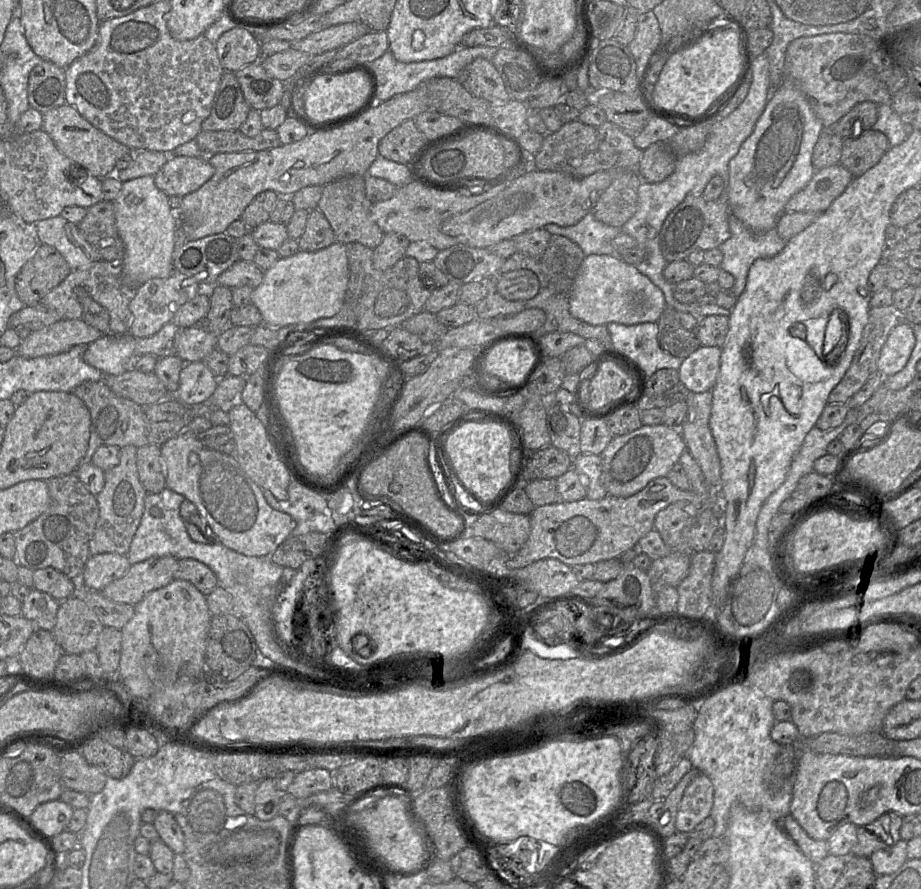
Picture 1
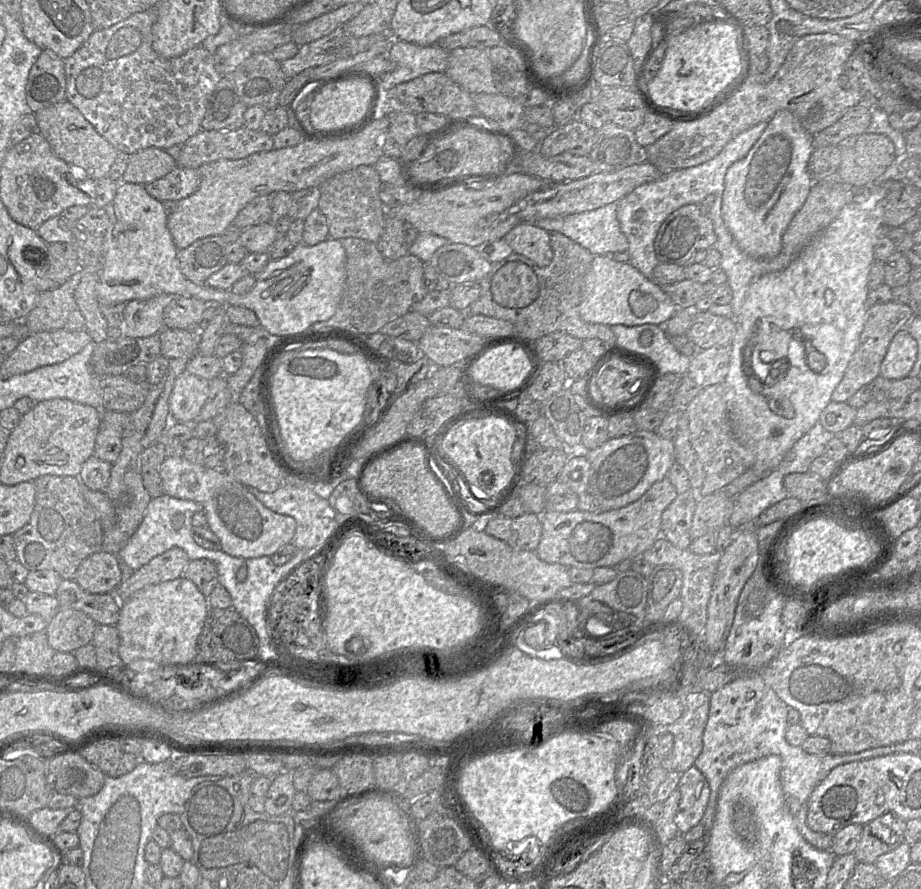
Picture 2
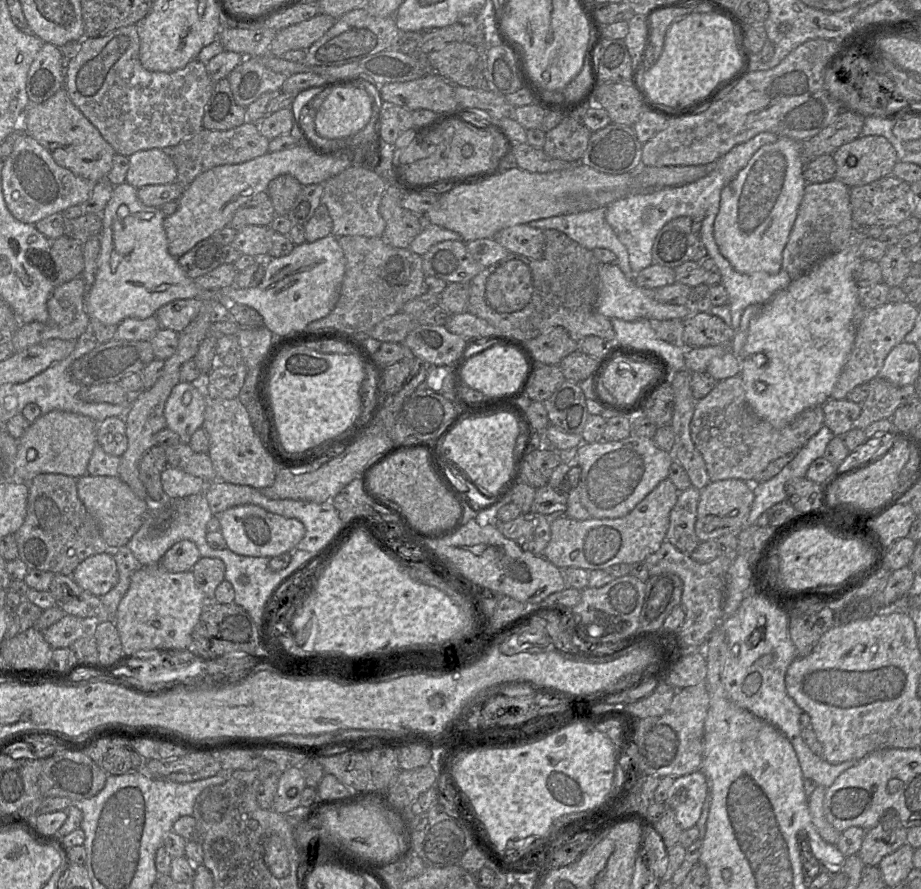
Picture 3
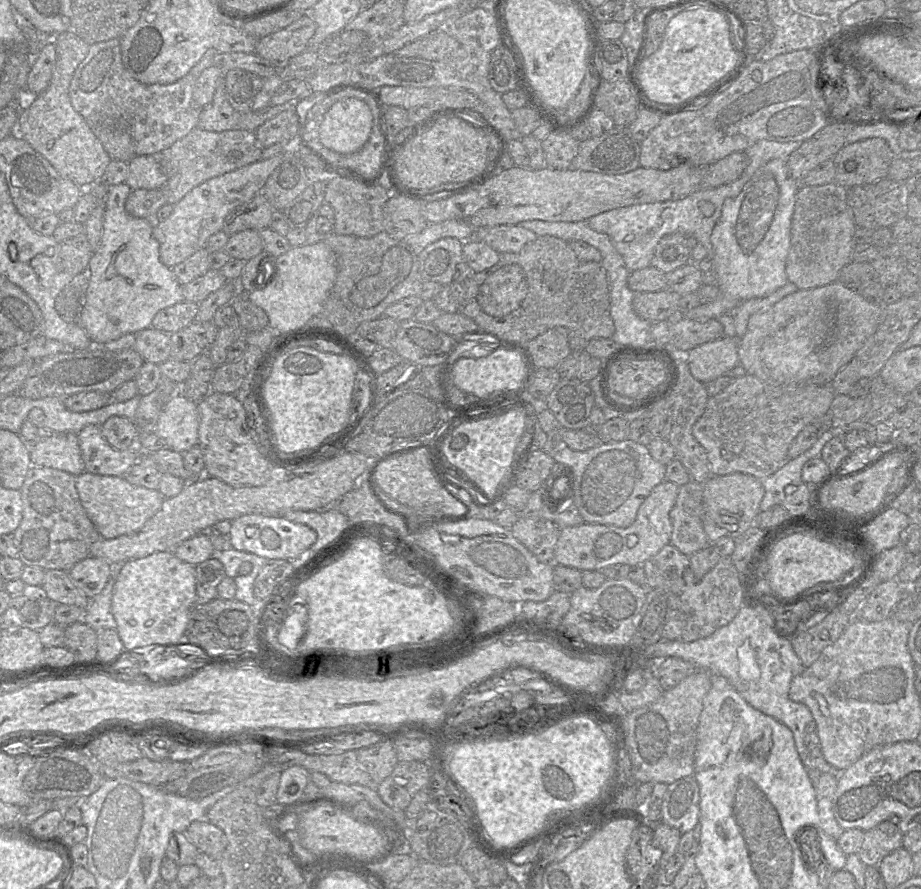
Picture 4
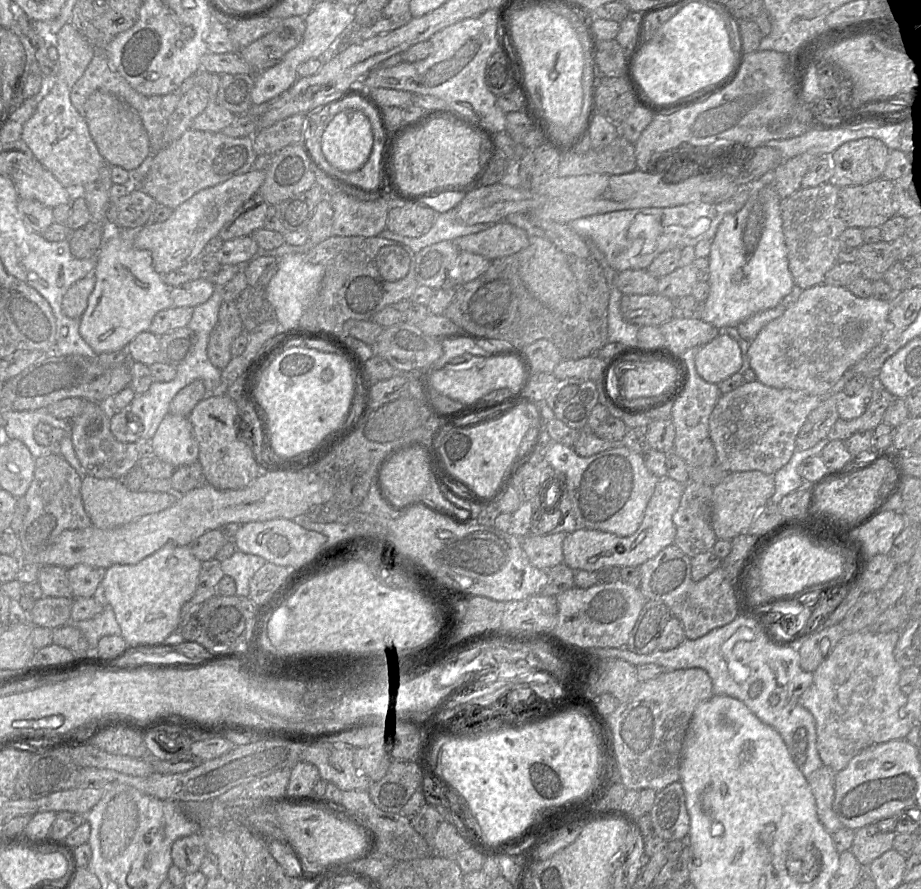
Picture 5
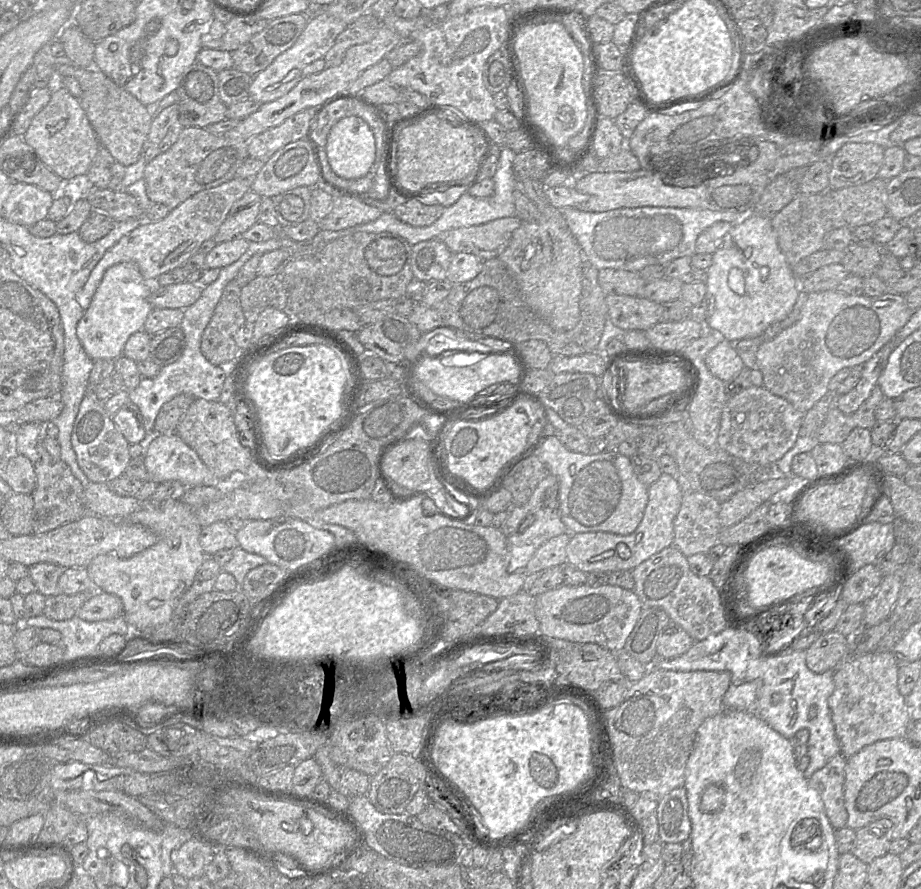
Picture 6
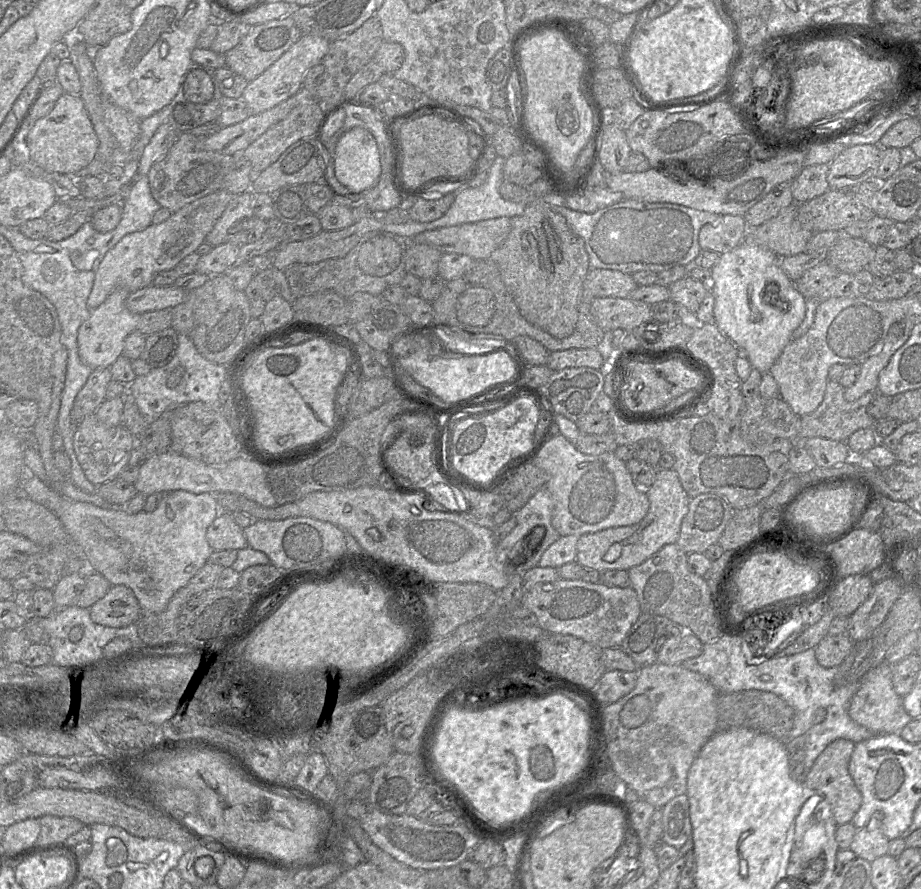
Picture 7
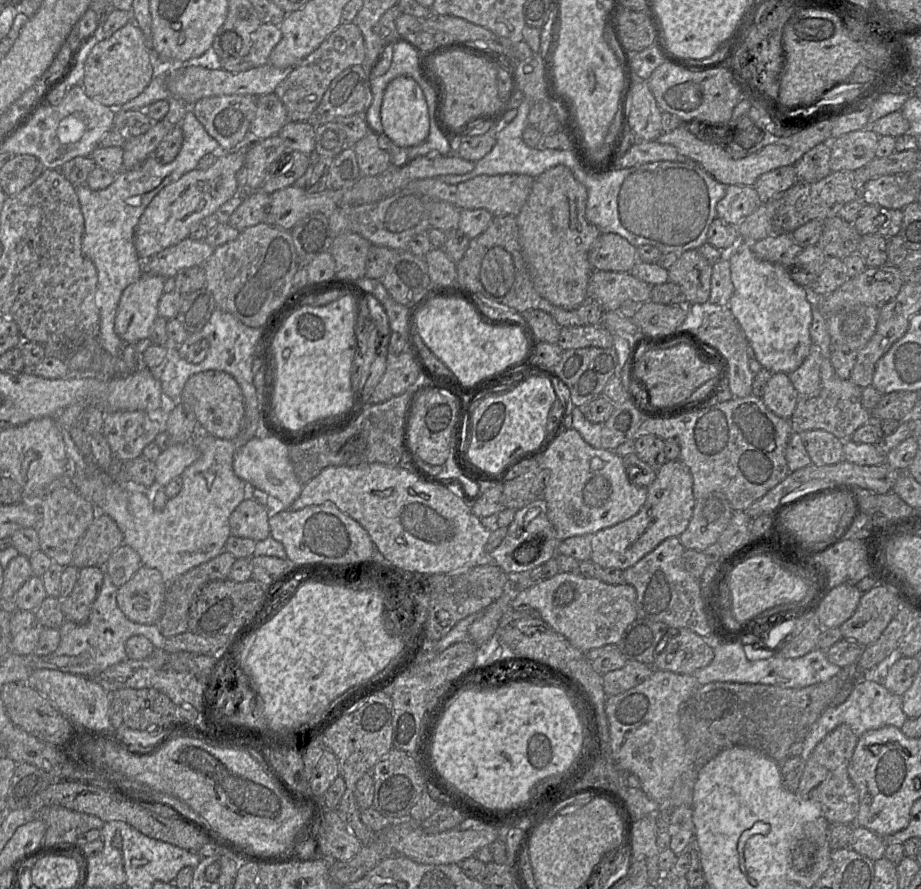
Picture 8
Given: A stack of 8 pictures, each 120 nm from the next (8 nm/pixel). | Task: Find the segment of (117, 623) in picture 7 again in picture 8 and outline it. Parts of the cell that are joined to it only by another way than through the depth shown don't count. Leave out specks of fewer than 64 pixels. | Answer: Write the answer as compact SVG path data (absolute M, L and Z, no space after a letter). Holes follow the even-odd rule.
M141 565L125 584L118 587L117 605L130 621L156 624L163 612L166 590L161 573Z

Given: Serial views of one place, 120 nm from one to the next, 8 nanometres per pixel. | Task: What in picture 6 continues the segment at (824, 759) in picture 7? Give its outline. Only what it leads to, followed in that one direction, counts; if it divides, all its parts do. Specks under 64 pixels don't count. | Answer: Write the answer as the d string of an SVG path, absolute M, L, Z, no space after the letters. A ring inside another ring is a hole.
M839 753L808 780L810 787L822 798L827 817L835 830L846 827L848 818L844 803L846 761Z

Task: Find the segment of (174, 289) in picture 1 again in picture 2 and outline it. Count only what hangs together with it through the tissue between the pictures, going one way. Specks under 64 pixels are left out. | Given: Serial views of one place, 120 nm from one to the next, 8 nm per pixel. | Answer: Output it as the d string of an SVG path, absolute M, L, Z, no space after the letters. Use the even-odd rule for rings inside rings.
M161 294L128 302L124 310L124 336L145 338L159 334L164 329L164 309L176 298L174 294Z

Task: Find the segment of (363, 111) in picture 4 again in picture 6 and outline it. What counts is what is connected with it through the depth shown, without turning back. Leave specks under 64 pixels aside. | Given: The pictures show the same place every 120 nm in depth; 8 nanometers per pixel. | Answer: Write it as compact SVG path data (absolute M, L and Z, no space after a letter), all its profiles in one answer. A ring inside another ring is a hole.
M360 117L343 118L330 130L325 153L335 175L349 180L362 178L375 162L374 134Z

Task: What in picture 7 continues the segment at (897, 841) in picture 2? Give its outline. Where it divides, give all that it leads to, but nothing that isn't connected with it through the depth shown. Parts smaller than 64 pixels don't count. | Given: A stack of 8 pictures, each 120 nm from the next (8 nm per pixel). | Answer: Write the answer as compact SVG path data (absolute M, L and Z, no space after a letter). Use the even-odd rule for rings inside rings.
M872 817L866 827L856 831L849 849L868 862L873 862L888 854L889 841L879 828L879 820Z

